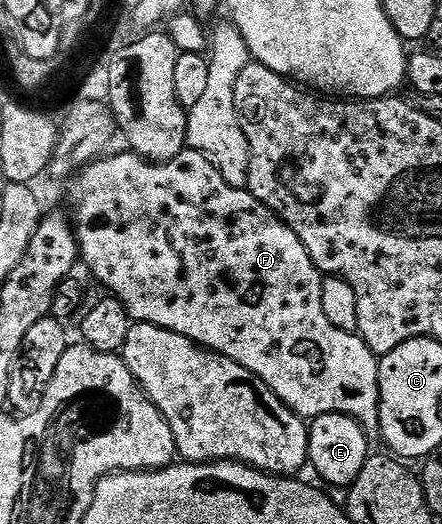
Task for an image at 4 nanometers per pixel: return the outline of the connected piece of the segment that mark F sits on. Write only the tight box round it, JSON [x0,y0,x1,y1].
[69,147,381,438]

